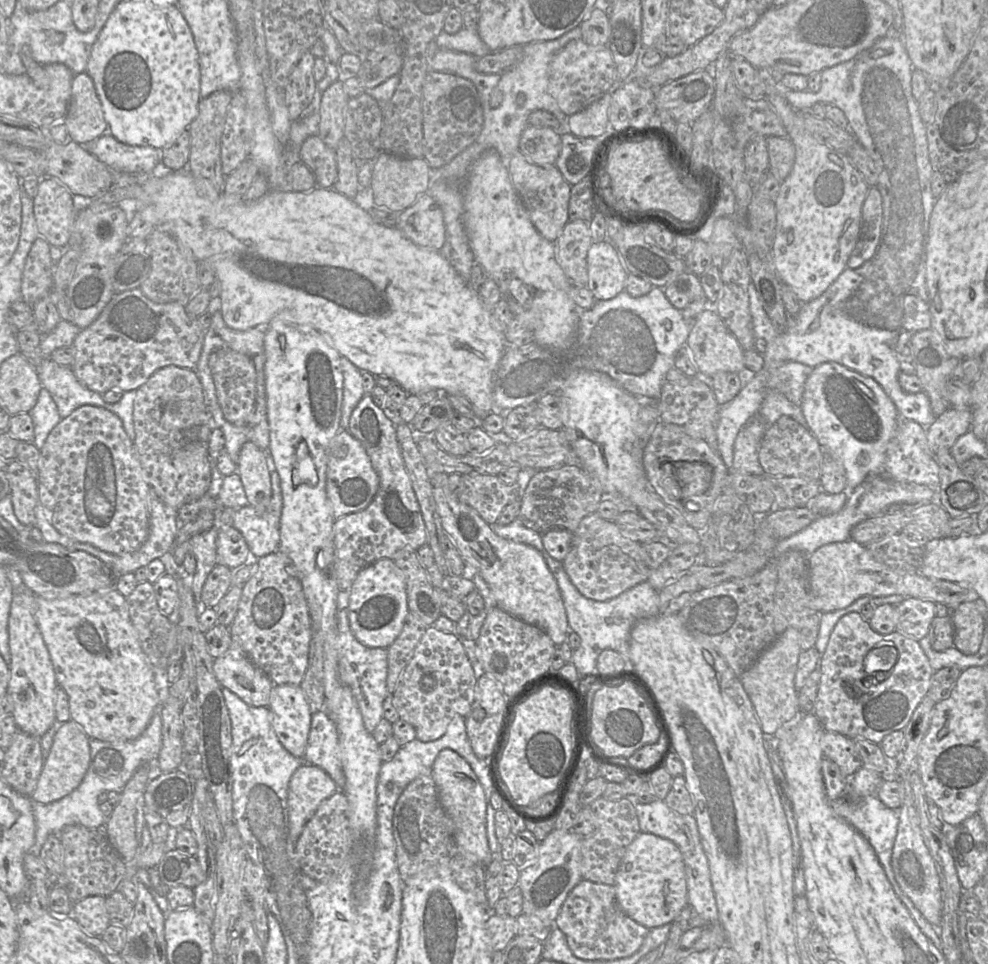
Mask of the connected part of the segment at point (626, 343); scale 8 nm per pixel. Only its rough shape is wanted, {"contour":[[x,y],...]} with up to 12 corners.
{"contour":[[663,288],[581,312],[571,347],[506,344],[492,413],[604,372],[658,401],[694,320]]}

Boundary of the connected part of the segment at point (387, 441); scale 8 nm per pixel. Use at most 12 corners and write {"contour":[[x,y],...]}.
{"contour":[[364,394],[349,431],[379,488],[336,519],[317,566],[350,590],[366,566],[428,543],[396,426]]}

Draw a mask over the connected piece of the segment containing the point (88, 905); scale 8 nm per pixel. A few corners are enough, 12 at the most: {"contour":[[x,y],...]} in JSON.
{"contour":[[106,897],[75,901],[72,914],[81,928],[101,937],[110,925]]}

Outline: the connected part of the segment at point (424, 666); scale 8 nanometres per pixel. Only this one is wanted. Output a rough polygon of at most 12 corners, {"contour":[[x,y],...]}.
{"contour":[[429,626],[392,694],[418,740],[469,714],[479,673]]}

